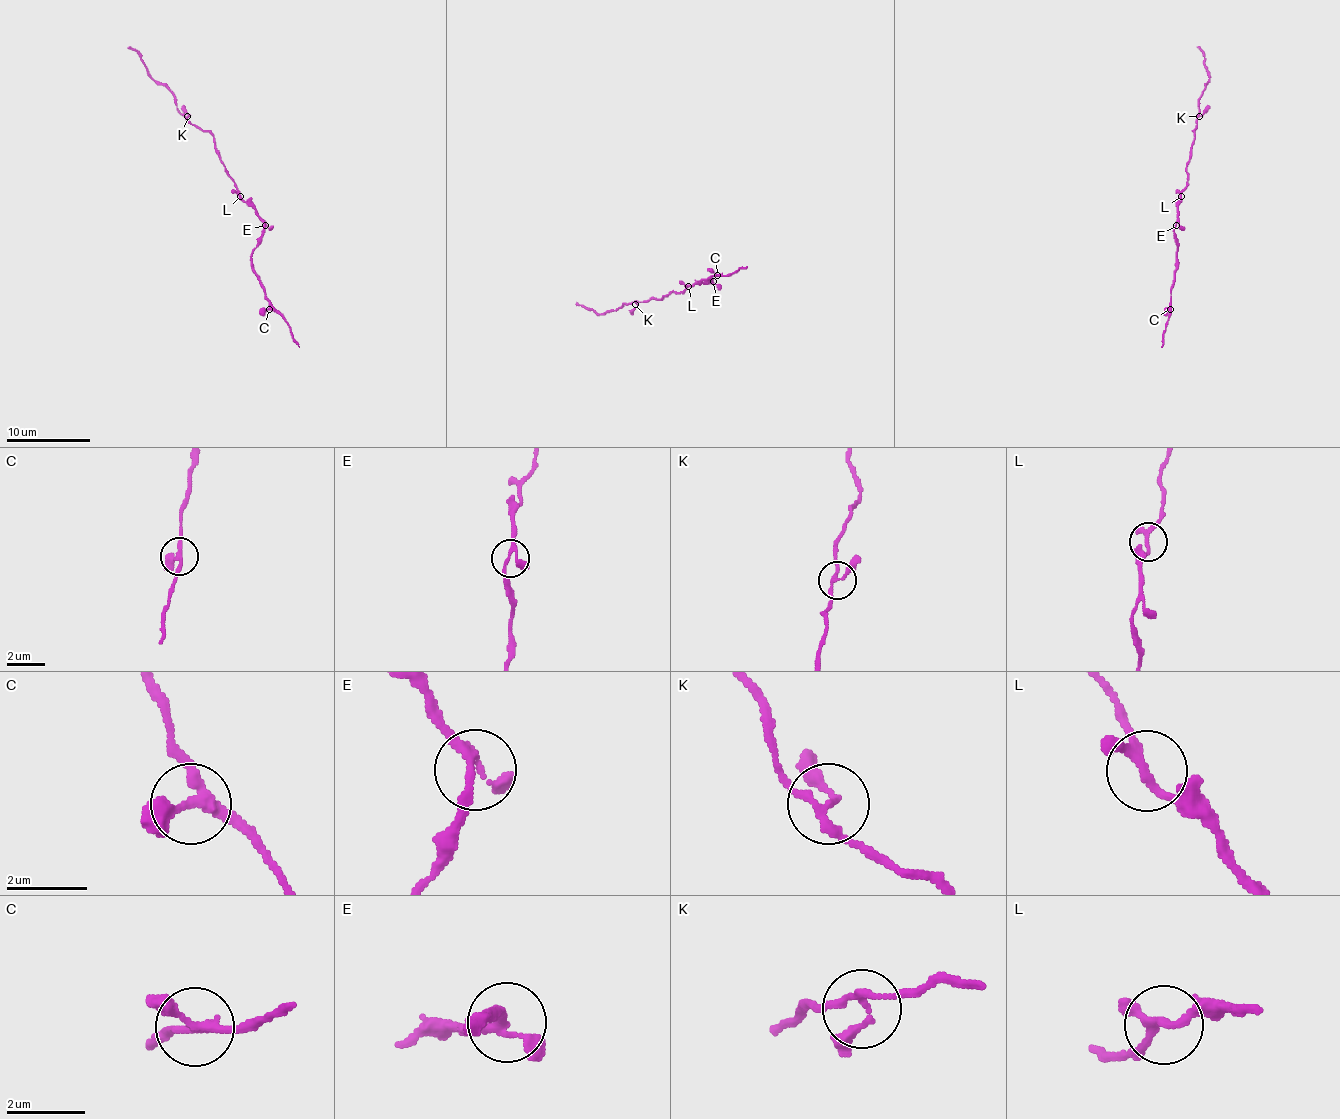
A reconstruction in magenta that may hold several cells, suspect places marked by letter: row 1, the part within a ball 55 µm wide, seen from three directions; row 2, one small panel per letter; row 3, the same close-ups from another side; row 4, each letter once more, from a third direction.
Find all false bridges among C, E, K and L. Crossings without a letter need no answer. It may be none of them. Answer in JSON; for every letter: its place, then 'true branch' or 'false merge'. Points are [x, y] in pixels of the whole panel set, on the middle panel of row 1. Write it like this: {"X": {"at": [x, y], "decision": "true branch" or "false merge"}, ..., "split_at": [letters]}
{"C": {"at": [717, 275], "decision": "true branch"}, "E": {"at": [713, 281], "decision": "true branch"}, "K": {"at": [635, 304], "decision": "true branch"}, "L": {"at": [688, 286], "decision": "true branch"}, "split_at": []}

